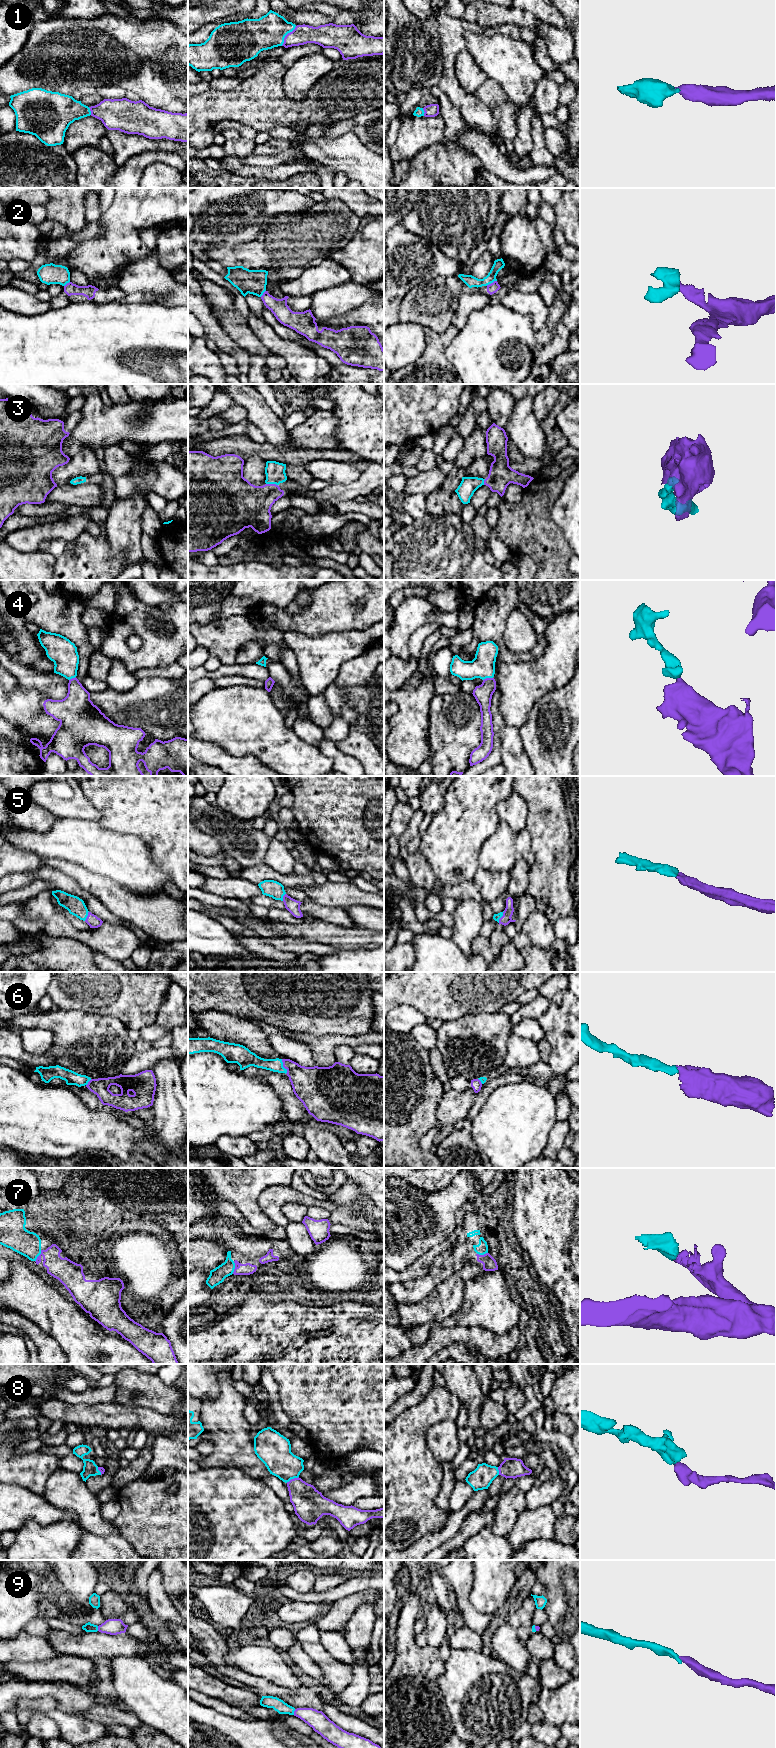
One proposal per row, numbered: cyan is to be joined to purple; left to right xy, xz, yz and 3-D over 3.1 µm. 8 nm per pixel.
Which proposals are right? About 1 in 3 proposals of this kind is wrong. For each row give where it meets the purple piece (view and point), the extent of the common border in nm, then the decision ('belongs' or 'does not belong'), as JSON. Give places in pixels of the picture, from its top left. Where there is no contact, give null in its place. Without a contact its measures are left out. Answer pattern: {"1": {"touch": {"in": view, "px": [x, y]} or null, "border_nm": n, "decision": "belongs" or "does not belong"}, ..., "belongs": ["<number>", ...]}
{"1": {"touch": {"in": "xz", "px": [286, 35]}, "border_nm": 200, "decision": "belongs"}, "2": {"touch": {"in": "yz", "px": [491, 283]}, "border_nm": 100, "decision": "does not belong"}, "3": {"touch": {"in": "xz", "px": [272, 484]}, "border_nm": 100, "decision": "belongs"}, "4": {"touch": {"in": "yz", "px": [487, 678]}, "border_nm": 80, "decision": "belongs"}, "5": {"touch": {"in": "yz", "px": [501, 917]}, "border_nm": 110, "decision": "belongs"}, "6": {"touch": {"in": "xz", "px": [283, 1066]}, "border_nm": 130, "decision": "belongs"}, "7": {"touch": {"in": "xz", "px": [235, 1267]}, "border_nm": 110, "decision": "belongs"}, "8": {"touch": {"in": "xz", "px": [292, 1479]}, "border_nm": 120, "decision": "belongs"}, "9": {"touch": {"in": "xz", "px": [294, 1712]}, "border_nm": 50, "decision": "belongs"}, "belongs": ["1", "3", "4", "5", "6", "7", "8", "9"]}

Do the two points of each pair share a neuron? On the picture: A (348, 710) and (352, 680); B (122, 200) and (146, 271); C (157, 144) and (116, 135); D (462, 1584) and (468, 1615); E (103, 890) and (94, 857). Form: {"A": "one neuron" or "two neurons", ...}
{"A": "two neurons", "B": "two neurons", "C": "one neuron", "D": "one neuron", "E": "two neurons"}

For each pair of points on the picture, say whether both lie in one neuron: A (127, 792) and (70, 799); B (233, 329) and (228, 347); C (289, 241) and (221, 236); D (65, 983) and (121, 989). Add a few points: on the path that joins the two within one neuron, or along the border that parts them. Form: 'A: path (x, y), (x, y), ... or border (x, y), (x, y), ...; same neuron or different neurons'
A: border (79, 786), (82, 793), (100, 815); different neurons
B: border (219, 323), (236, 343), (249, 352); different neurons
C: border (249, 241), (226, 245); different neurons
D: path (79, 983), (96, 983), (107, 989); same neuron

